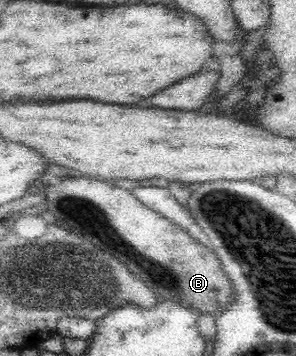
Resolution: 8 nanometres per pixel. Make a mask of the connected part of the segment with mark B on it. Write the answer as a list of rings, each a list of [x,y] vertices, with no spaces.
[[[76,174],[75,176],[60,179],[56,185],[44,186],[46,195],[46,209],[58,221],[68,223],[66,229],[82,235],[84,239],[92,241],[98,249],[114,255],[118,261],[126,263],[126,267],[136,273],[150,289],[157,295],[157,301],[172,300],[200,313],[222,313],[233,302],[233,289],[230,278],[226,276],[221,261],[215,252],[208,246],[196,241],[180,226],[172,223],[168,218],[155,213],[145,207],[129,189],[112,187],[106,181],[98,181],[90,176]]]

